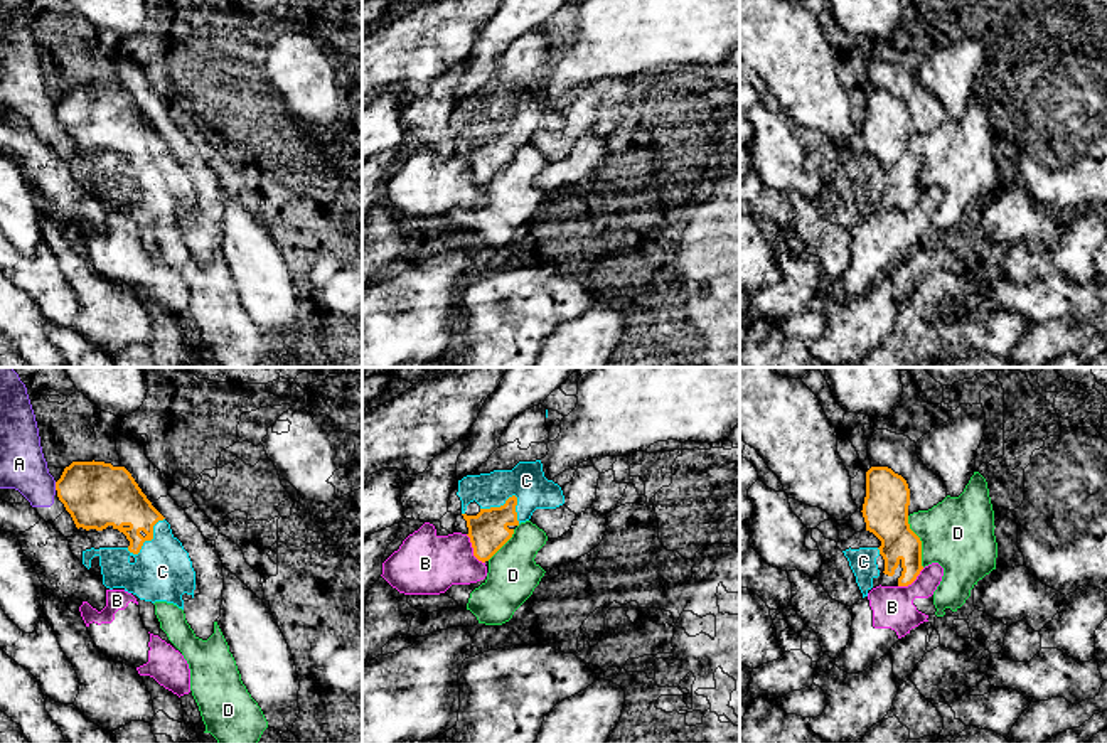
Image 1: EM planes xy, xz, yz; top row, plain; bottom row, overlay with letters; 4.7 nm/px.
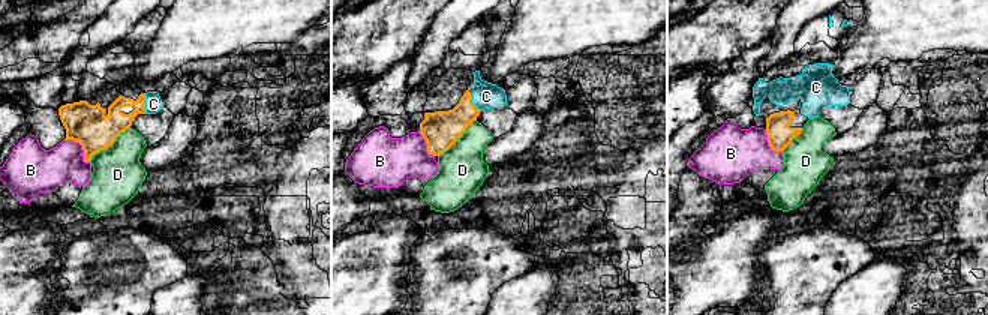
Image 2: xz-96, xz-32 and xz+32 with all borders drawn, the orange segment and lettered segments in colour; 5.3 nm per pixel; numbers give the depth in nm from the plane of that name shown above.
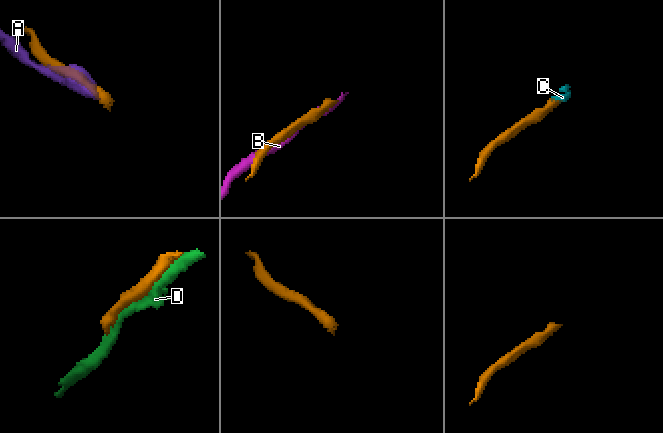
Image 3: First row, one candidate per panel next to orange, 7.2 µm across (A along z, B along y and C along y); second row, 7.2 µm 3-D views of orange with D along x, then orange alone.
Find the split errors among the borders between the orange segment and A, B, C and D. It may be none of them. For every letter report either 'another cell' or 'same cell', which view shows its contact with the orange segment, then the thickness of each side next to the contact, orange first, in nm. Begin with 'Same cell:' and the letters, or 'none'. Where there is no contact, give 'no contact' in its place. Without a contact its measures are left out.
Same cell: C
A: another cell; meets orange in xy; 320 nm thick on the orange side, 220 nm on the other
B: another cell; meets orange in xz; 190 nm thick on the orange side, 300 nm on the other
C: same cell; meets orange in xz; 190 nm thick on the orange side, 180 nm on the other
D: another cell; meets orange in yz; 220 nm thick on the orange side, 340 nm on the other

